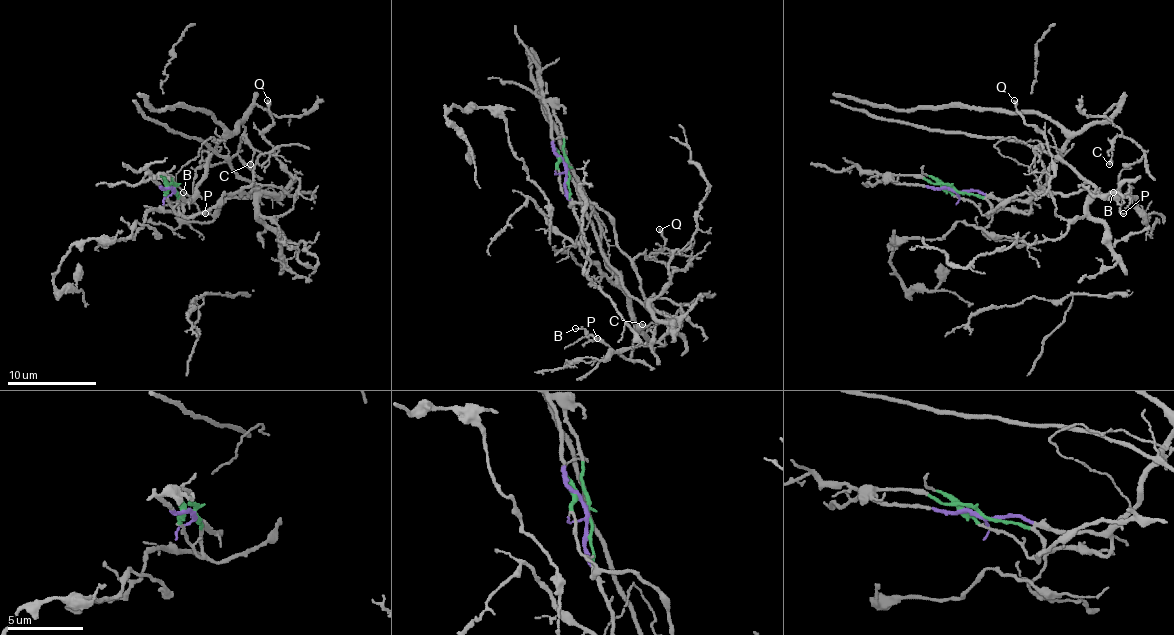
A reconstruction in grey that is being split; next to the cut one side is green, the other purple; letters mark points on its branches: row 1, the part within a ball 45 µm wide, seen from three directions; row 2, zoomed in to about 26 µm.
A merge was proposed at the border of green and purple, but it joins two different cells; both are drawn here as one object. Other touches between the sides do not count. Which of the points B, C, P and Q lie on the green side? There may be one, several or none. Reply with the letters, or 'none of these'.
Q

